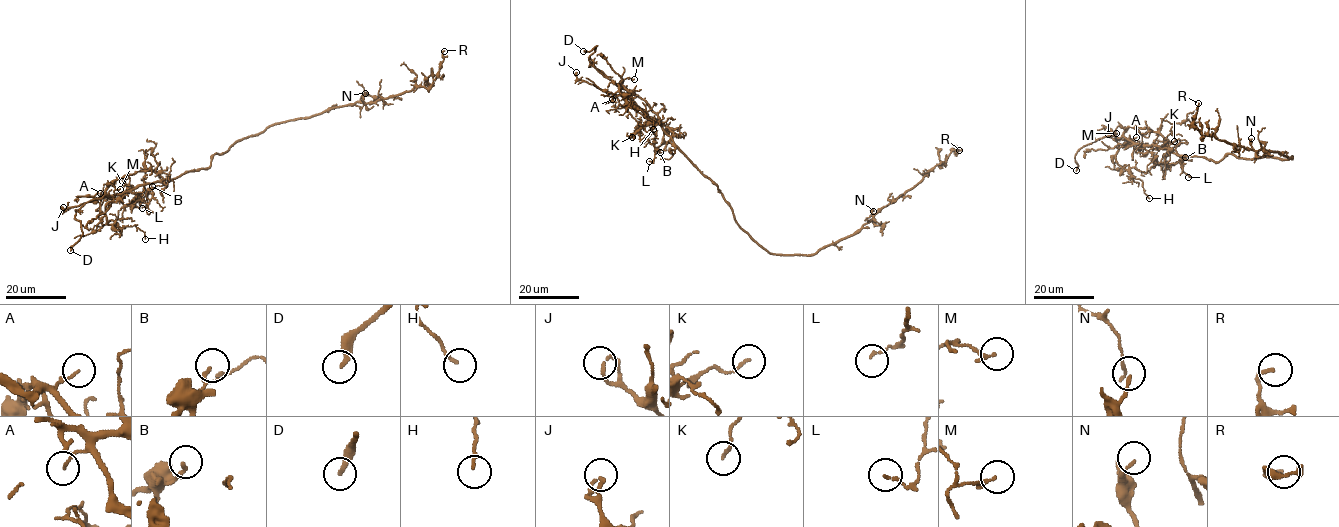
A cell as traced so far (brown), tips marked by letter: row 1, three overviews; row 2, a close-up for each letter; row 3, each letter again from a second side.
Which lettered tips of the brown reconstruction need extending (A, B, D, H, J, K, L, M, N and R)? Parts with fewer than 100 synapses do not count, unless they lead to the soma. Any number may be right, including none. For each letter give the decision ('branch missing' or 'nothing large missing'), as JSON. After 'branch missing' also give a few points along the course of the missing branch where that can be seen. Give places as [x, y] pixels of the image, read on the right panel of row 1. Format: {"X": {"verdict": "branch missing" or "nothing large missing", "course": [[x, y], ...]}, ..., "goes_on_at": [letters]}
{"A": {"verdict": "nothing large missing"}, "B": {"verdict": "nothing large missing"}, "D": {"verdict": "branch missing"}, "H": {"verdict": "nothing large missing"}, "J": {"verdict": "nothing large missing"}, "K": {"verdict": "nothing large missing"}, "L": {"verdict": "nothing large missing"}, "M": {"verdict": "nothing large missing"}, "N": {"verdict": "nothing large missing"}, "R": {"verdict": "nothing large missing"}, "goes_on_at": ["D"]}

